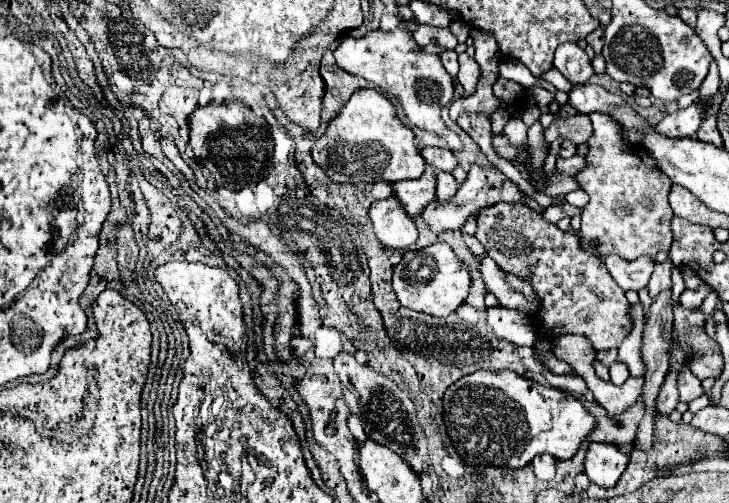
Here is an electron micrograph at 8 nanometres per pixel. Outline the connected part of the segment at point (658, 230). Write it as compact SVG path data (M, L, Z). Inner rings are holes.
M599 111L591 113L593 135L589 139L587 167L579 171L577 181L589 193L589 203L581 213L581 245L587 253L607 257L621 255L637 259L641 255L655 257L659 251L671 247L671 219L669 205L671 181L655 167L655 161L641 145L631 145L623 139L619 123Z

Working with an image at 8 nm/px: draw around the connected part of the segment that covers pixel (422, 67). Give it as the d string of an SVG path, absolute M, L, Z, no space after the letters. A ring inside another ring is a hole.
M399 23L393 31L371 31L363 39L345 37L335 49L335 59L343 71L363 77L379 85L383 91L397 95L411 125L437 133L449 143L449 149L461 147L459 137L441 121L441 107L453 99L453 79L445 71L437 53L429 55L415 43L405 23Z

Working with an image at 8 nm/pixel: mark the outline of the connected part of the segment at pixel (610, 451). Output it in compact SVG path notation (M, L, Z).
M591 443L585 459L585 475L599 487L615 487L629 463L629 455L617 445Z

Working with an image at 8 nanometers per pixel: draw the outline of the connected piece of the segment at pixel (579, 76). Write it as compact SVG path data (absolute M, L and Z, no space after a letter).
M563 43L555 51L555 69L559 69L573 85L583 85L591 75L591 59L587 57L585 49L581 49L577 43Z

